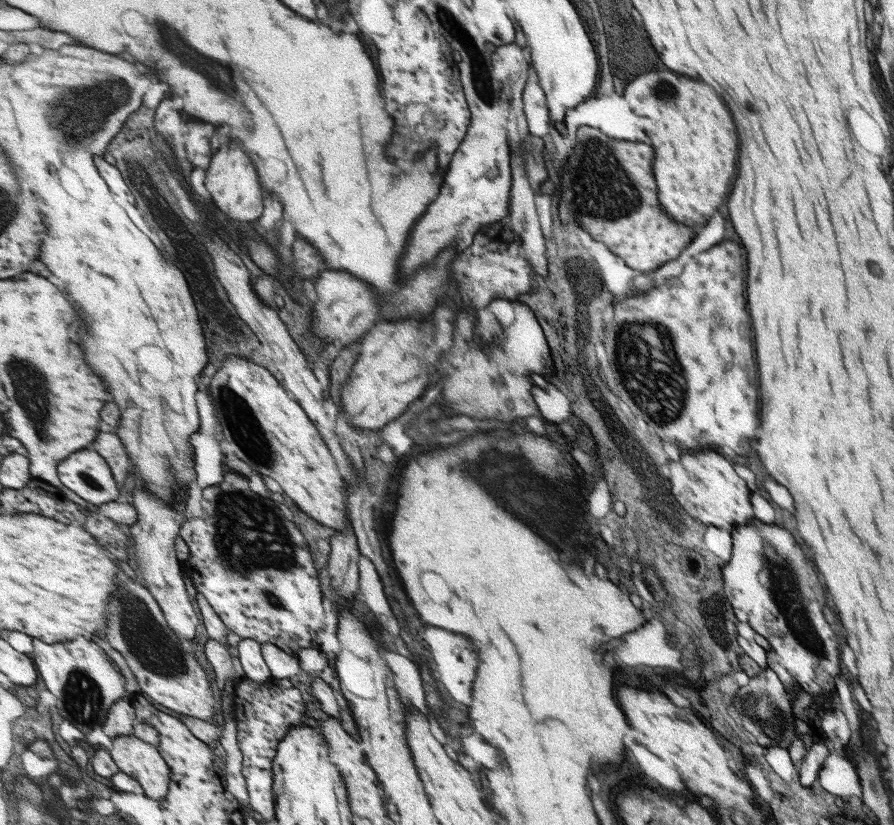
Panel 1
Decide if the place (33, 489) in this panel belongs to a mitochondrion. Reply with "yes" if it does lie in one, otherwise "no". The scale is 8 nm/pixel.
no

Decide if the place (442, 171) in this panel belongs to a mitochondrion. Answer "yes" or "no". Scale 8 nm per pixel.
no

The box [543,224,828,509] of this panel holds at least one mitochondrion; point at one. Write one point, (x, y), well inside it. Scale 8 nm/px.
(662, 387)

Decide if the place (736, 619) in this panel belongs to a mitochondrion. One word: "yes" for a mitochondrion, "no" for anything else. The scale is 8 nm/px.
no

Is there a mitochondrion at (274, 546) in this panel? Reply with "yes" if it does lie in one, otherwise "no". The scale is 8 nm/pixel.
yes

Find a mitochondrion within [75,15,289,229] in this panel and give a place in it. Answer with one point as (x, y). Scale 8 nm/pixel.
(169, 35)

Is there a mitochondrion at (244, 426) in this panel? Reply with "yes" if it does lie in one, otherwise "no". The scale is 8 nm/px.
yes

